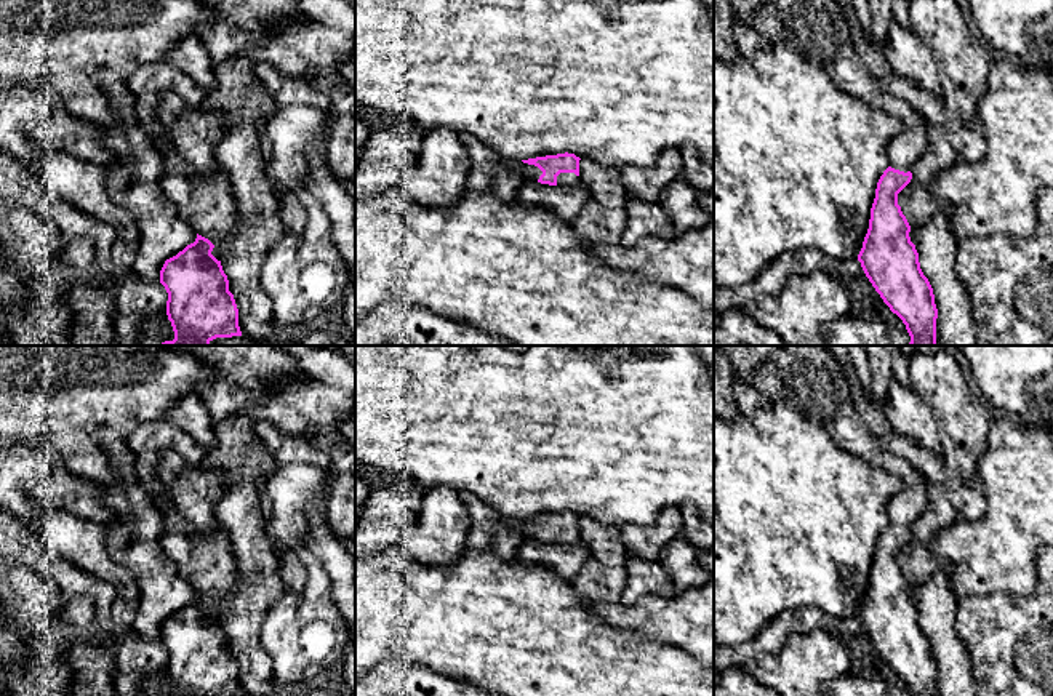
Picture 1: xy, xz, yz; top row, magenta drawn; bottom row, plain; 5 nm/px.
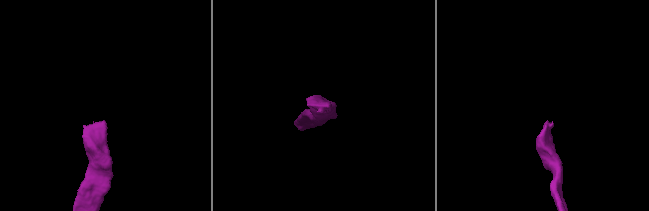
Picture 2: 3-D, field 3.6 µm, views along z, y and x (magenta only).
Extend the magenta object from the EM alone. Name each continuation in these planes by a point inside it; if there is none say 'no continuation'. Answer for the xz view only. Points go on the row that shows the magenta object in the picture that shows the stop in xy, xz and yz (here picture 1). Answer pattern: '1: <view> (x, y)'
1: xz (527, 172)

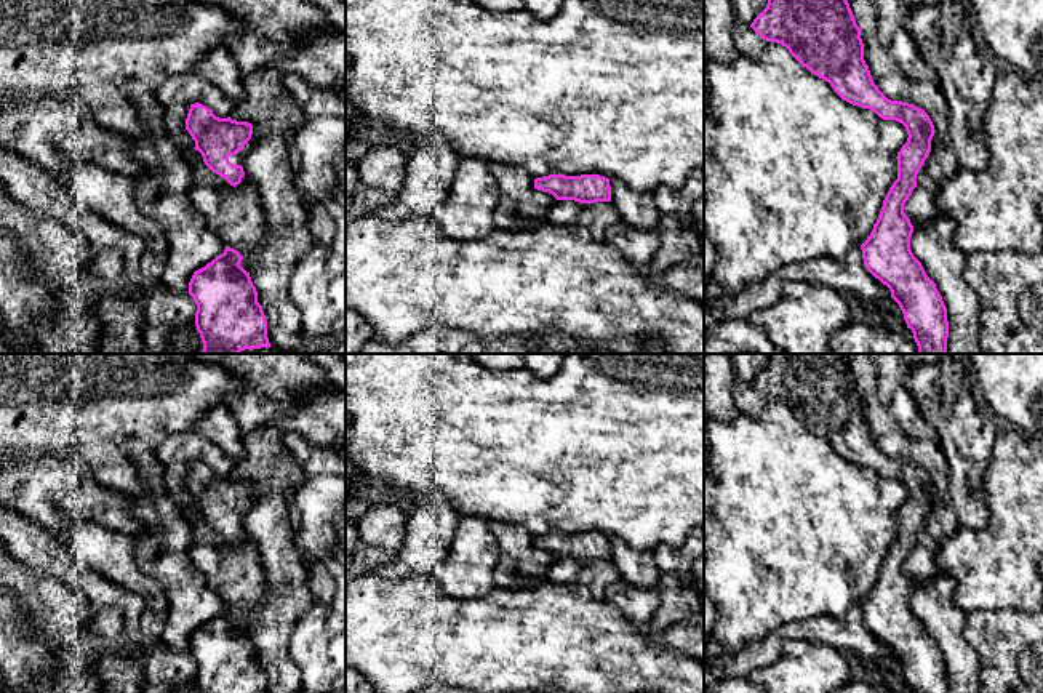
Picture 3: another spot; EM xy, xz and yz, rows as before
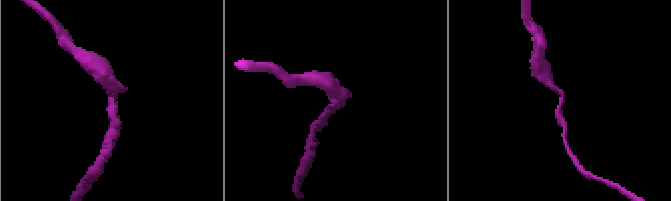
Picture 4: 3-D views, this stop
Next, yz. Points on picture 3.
1: yz (749, 44)

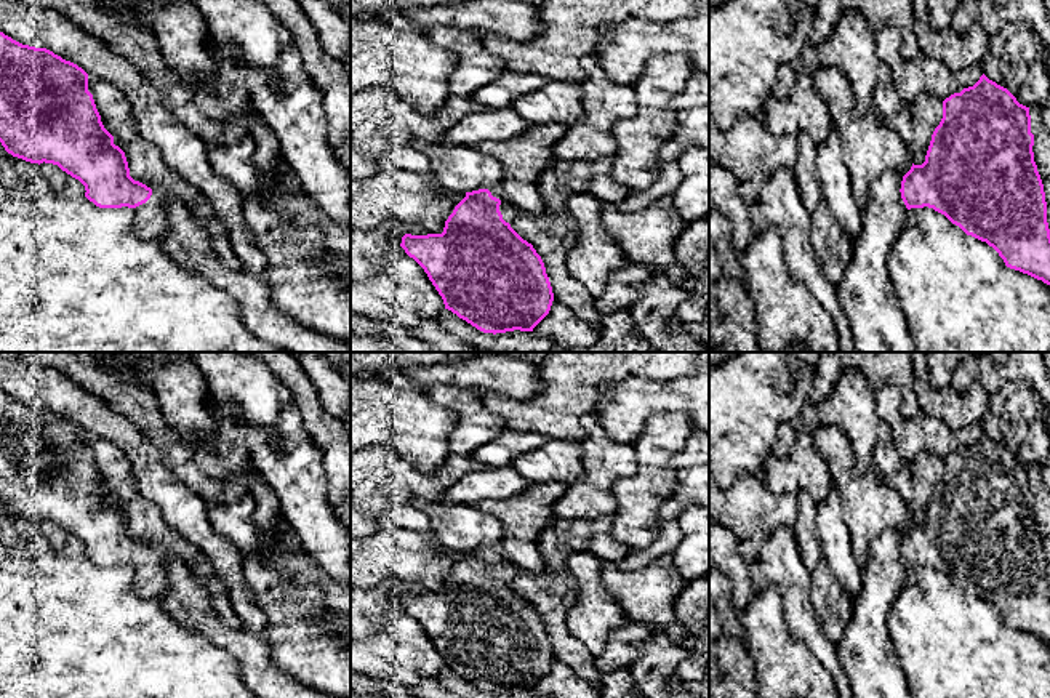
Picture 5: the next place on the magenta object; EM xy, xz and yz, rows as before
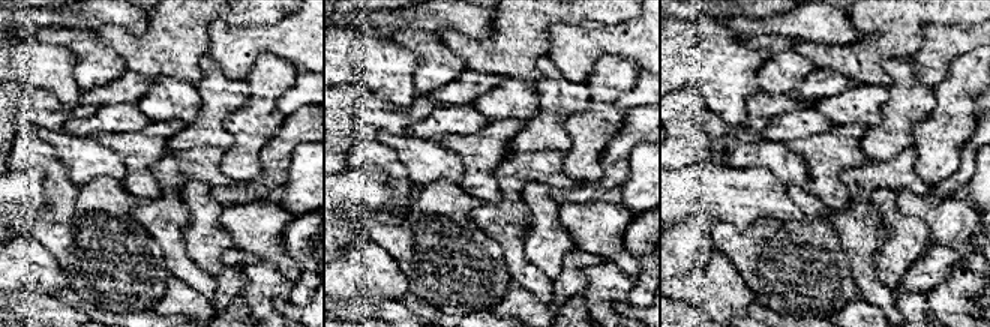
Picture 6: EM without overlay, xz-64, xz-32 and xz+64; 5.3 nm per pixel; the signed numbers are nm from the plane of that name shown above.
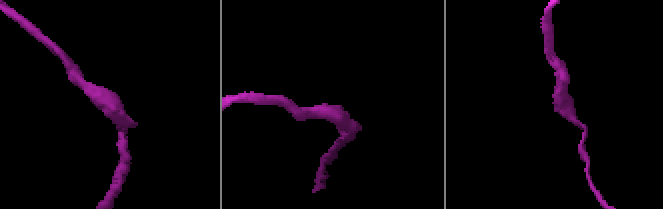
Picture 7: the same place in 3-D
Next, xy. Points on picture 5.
1: xy (151, 221)

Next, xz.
1: xz (509, 212)

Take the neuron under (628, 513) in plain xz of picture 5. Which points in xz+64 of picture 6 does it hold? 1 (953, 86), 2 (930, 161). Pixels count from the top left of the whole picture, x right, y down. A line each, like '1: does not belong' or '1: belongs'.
1: belongs
2: belongs

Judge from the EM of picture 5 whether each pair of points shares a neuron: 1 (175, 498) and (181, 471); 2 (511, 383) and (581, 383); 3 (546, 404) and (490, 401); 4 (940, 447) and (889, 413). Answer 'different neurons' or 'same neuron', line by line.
1: different neurons
2: different neurons
3: same neuron
4: same neuron

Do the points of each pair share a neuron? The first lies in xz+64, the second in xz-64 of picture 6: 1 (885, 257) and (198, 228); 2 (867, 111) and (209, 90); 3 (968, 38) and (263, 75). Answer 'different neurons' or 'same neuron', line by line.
1: same neuron
2: different neurons
3: different neurons

